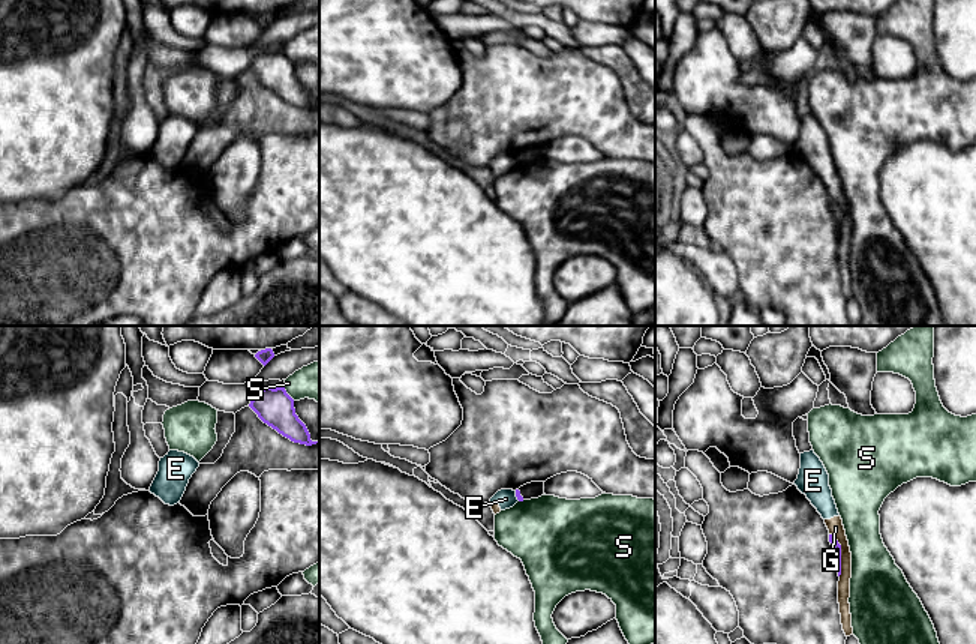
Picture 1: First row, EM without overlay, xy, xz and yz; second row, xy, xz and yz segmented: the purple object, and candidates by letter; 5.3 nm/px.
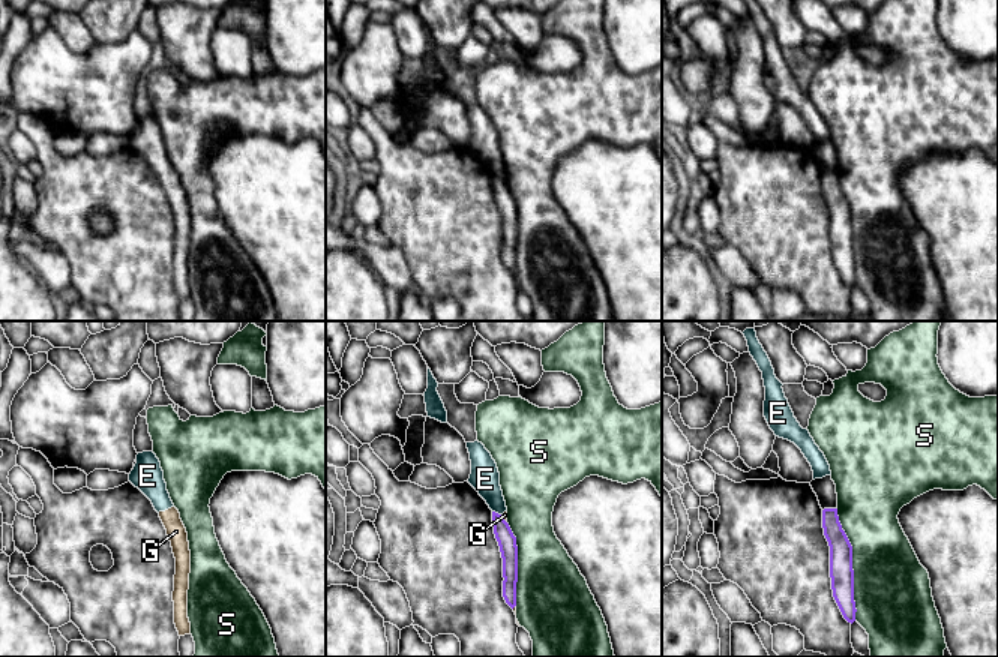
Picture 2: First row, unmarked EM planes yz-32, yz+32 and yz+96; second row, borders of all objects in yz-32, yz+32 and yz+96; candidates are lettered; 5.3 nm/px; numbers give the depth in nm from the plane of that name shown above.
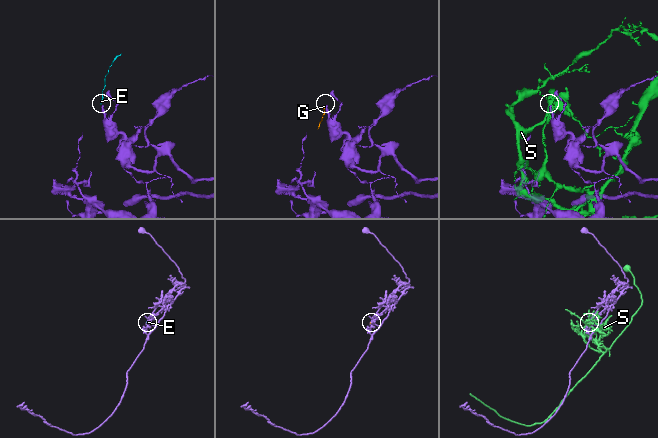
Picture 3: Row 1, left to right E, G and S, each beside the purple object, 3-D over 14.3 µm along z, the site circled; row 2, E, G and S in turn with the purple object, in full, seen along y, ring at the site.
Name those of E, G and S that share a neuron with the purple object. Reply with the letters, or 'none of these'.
none of these

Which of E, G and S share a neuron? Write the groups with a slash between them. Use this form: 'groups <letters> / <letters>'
groups E G / S

